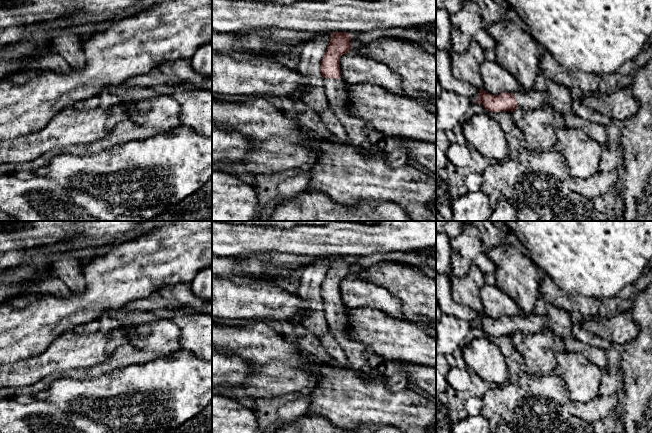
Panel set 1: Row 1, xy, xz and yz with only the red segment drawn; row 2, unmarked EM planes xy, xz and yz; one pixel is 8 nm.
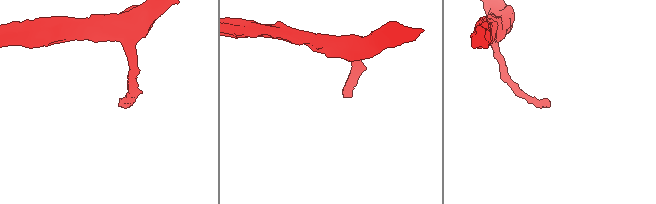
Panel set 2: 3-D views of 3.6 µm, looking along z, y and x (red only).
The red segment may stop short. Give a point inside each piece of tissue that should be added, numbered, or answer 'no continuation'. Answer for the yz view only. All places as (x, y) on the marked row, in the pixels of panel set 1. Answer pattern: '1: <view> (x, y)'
1: yz (533, 99)

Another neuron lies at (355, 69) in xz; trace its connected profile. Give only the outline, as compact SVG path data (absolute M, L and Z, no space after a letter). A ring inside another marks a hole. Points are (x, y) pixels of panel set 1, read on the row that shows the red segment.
M348 52L340 58L340 71L346 85L374 83L394 94L406 95L400 77L378 60Z

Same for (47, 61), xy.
M54 51L38 53L20 61L27 67L32 67L35 71L55 71L67 73L70 69L67 61Z

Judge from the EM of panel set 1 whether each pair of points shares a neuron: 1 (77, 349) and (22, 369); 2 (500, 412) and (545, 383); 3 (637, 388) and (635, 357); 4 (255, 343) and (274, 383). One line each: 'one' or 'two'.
1: one
2: one
3: one
4: one

